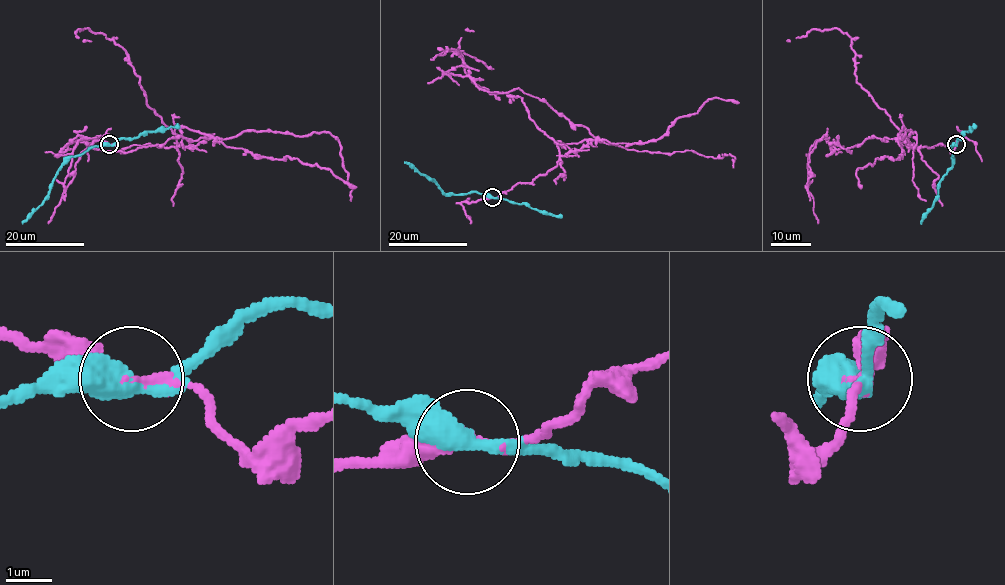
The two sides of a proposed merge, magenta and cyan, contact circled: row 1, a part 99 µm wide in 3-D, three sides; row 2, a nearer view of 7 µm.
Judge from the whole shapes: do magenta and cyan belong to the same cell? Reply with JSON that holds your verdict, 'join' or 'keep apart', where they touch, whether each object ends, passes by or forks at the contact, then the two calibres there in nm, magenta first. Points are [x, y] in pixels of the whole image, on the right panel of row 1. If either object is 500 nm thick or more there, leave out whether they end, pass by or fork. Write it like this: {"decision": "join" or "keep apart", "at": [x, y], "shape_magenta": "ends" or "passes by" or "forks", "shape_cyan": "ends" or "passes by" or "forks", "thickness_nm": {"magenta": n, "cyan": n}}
{"decision": "keep apart", "at": [956, 144], "shape_magenta": "passes by", "shape_cyan": "passes by", "thickness_nm": {"magenta": 200, "cyan": 440}}

